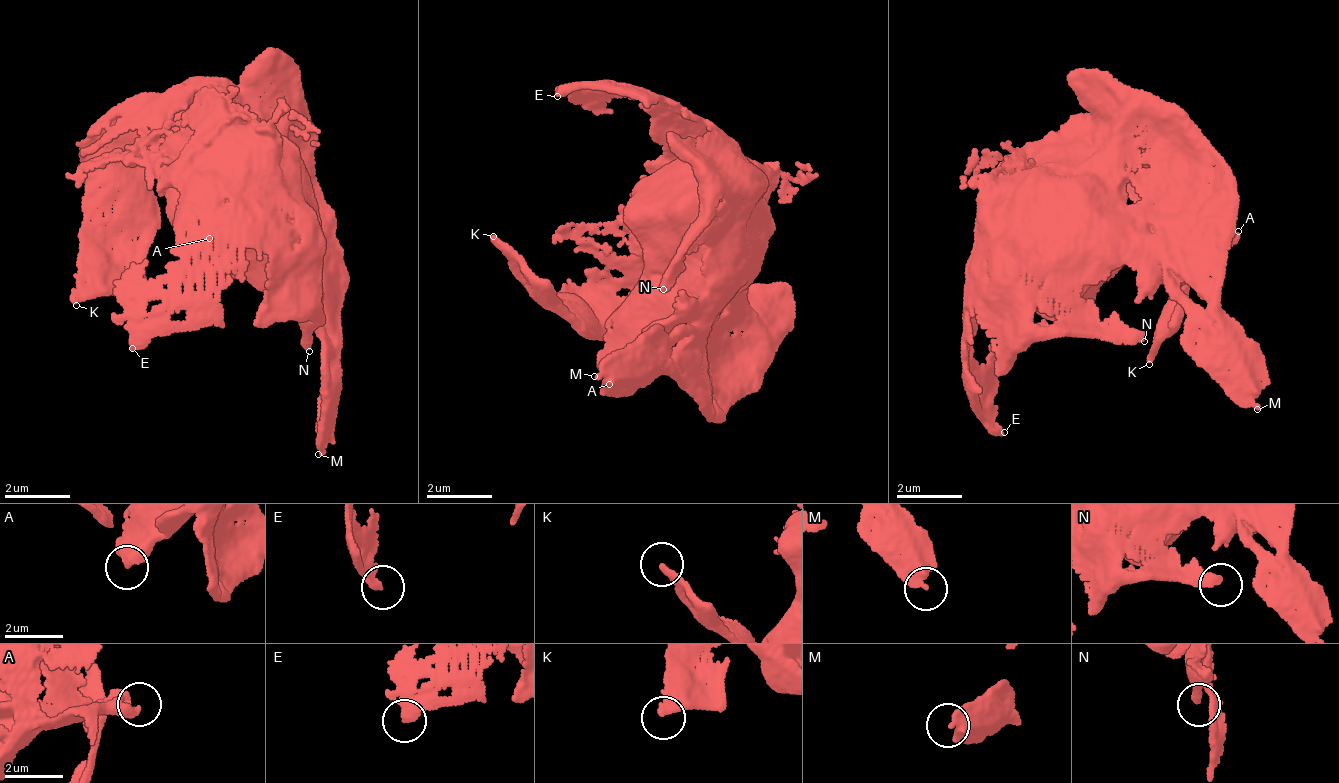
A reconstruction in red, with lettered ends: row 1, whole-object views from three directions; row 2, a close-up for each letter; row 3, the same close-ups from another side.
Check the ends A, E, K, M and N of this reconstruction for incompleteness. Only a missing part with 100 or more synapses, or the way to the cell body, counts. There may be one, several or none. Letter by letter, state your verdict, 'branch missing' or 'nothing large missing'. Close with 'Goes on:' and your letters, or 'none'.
A: nothing large missing
E: nothing large missing
K: nothing large missing
M: branch missing
N: nothing large missing
Goes on: M

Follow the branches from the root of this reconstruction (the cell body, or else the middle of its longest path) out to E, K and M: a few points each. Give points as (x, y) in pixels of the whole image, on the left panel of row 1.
E: (248, 195), (234, 186), (220, 216), (198, 230), (198, 237), (188, 244), (188, 275), (140, 326), (132, 348)
K: (248, 195), (226, 198), (193, 162), (171, 155), (152, 160), (145, 205), (130, 231), (130, 262), (76, 305)
M: (248, 195), (287, 219), (312, 288), (319, 370), (330, 400), (318, 454)

